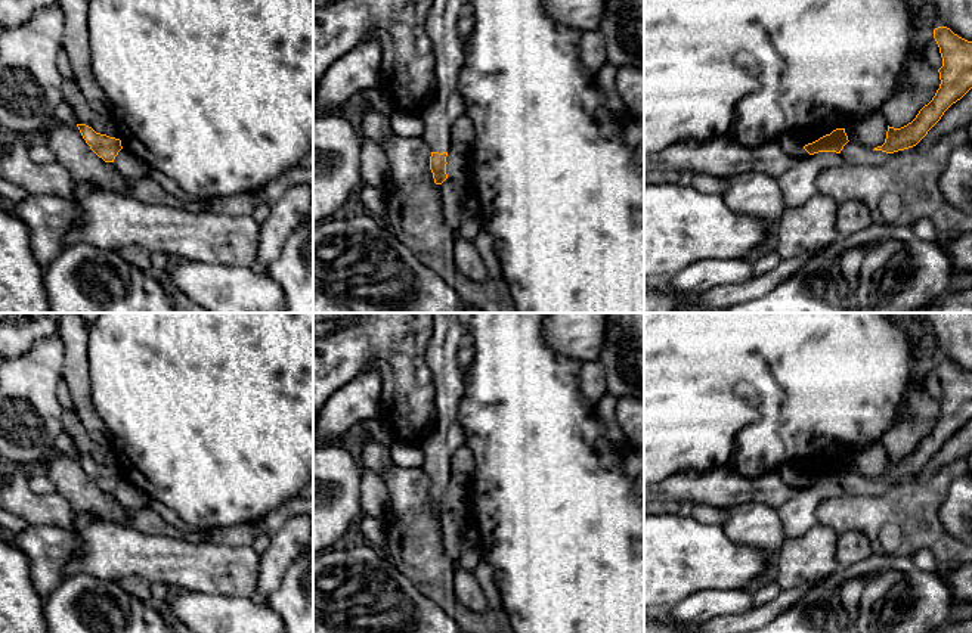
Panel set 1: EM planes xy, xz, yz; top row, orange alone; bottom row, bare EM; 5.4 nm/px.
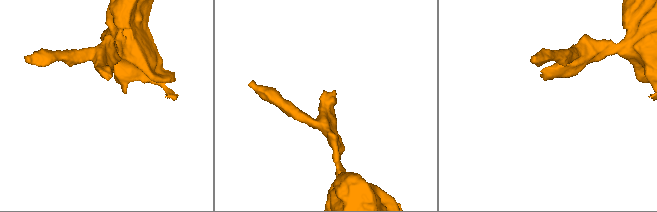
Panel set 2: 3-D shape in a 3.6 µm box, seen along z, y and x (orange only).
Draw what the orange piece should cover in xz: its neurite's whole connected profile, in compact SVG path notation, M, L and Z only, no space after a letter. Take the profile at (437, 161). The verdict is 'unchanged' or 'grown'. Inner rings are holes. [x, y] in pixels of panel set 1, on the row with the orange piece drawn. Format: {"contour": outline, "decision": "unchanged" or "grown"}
{"contour": "M433 0L425 30L436 58L436 96L425 108L422 140L430 146L430 170L436 184L446 179L446 156L452 124L465 115L465 105L458 91L464 66L464 46L456 30L465 0Z", "decision": "grown"}

